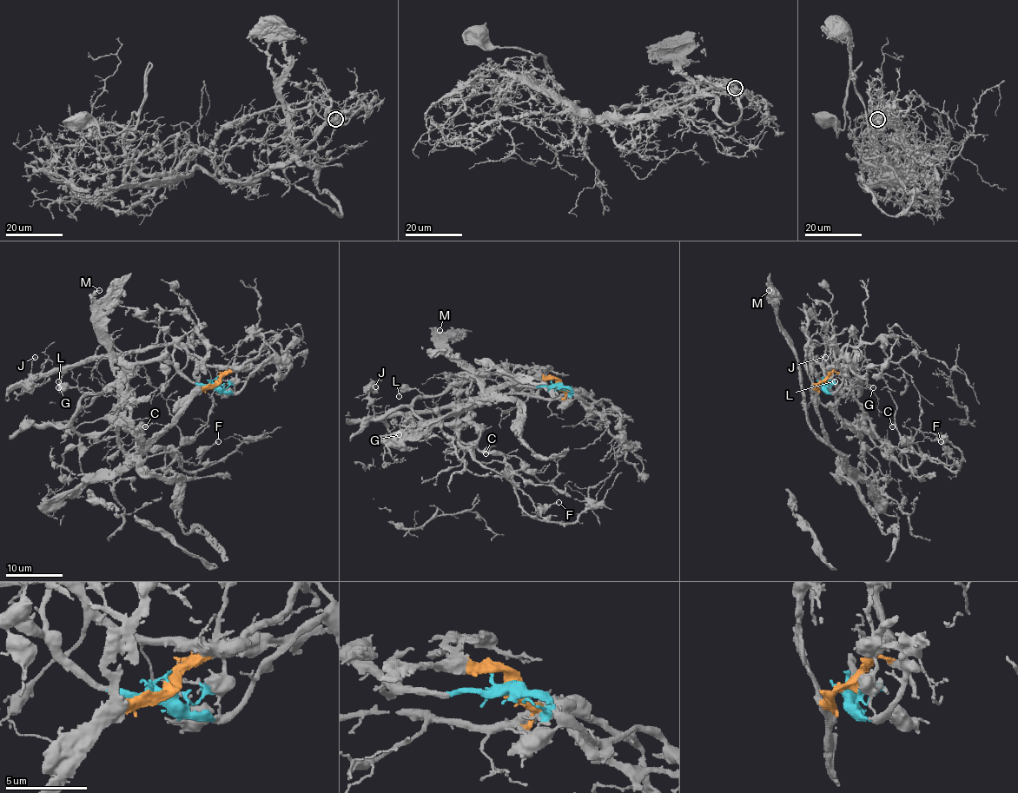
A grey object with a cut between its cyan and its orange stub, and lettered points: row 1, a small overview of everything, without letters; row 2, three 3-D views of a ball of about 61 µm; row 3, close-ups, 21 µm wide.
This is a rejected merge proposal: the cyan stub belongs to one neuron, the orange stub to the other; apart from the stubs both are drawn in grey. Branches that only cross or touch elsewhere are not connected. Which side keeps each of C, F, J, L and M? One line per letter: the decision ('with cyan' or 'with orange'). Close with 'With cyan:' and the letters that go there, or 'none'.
C: with cyan
F: with cyan
J: with cyan
L: with cyan
M: with orange
With cyan: C, F, J, L

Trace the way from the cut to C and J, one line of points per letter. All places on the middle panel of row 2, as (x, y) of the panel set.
C: (557, 385), (514, 385), (461, 403), (471, 413), (461, 443), (477, 460), (521, 467), (514, 456), (485, 453)
J: (557, 385), (514, 385), (507, 393), (385, 416), (373, 416), (369, 396), (375, 386)

